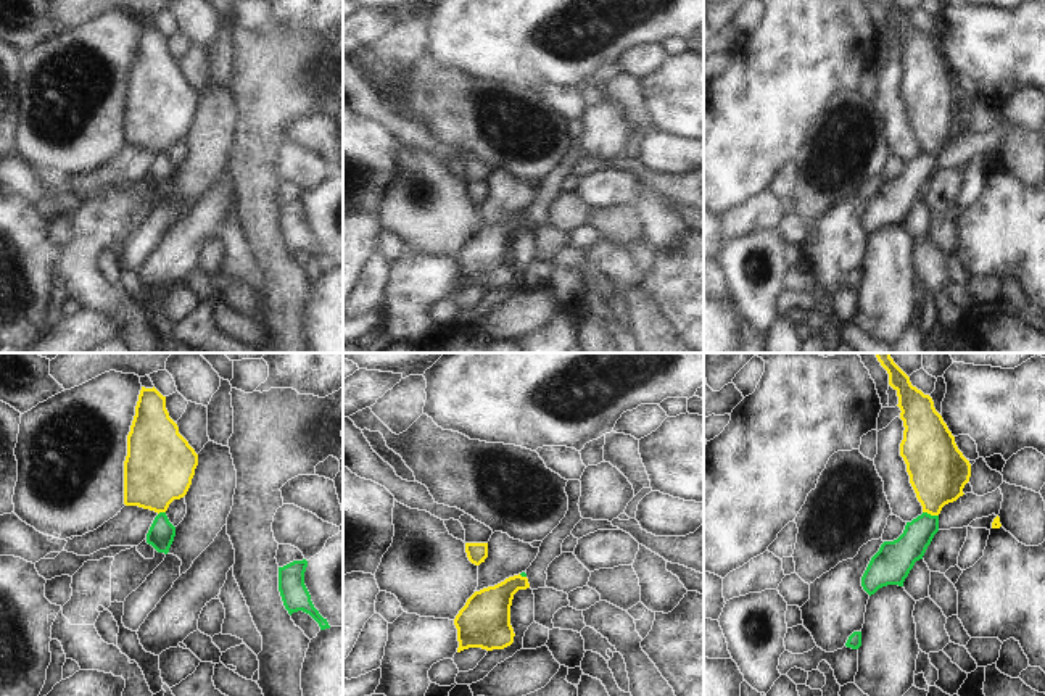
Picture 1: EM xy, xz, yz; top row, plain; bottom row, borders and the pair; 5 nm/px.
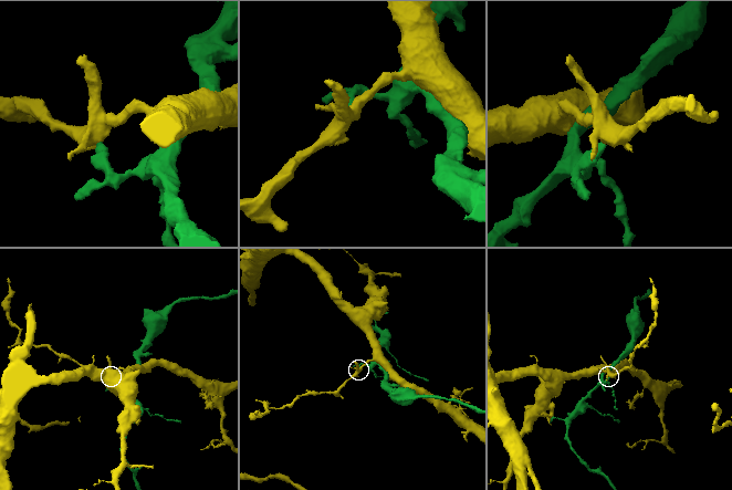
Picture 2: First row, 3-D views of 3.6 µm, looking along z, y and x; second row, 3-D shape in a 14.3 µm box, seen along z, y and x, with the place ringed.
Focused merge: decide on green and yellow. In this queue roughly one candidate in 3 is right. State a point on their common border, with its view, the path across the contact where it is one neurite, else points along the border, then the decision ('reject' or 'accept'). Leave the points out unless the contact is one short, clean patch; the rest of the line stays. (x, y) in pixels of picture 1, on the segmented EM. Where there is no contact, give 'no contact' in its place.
yz (929, 514) | reject

